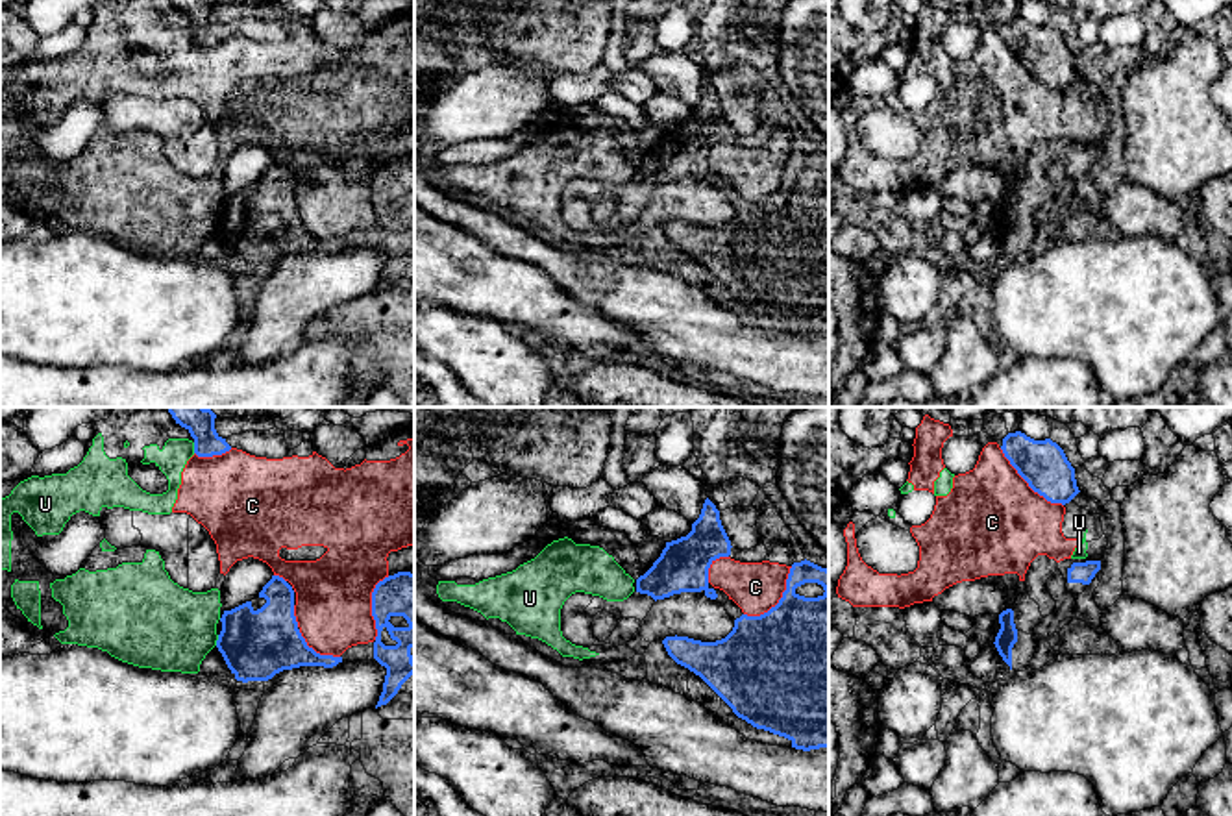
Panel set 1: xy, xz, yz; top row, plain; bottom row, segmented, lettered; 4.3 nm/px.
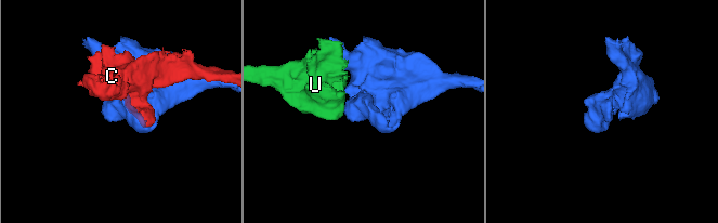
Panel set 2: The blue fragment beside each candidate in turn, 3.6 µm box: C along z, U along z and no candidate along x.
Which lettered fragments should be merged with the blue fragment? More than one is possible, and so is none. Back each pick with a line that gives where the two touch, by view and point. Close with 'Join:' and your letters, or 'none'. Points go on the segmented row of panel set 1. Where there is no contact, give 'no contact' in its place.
Join: none

